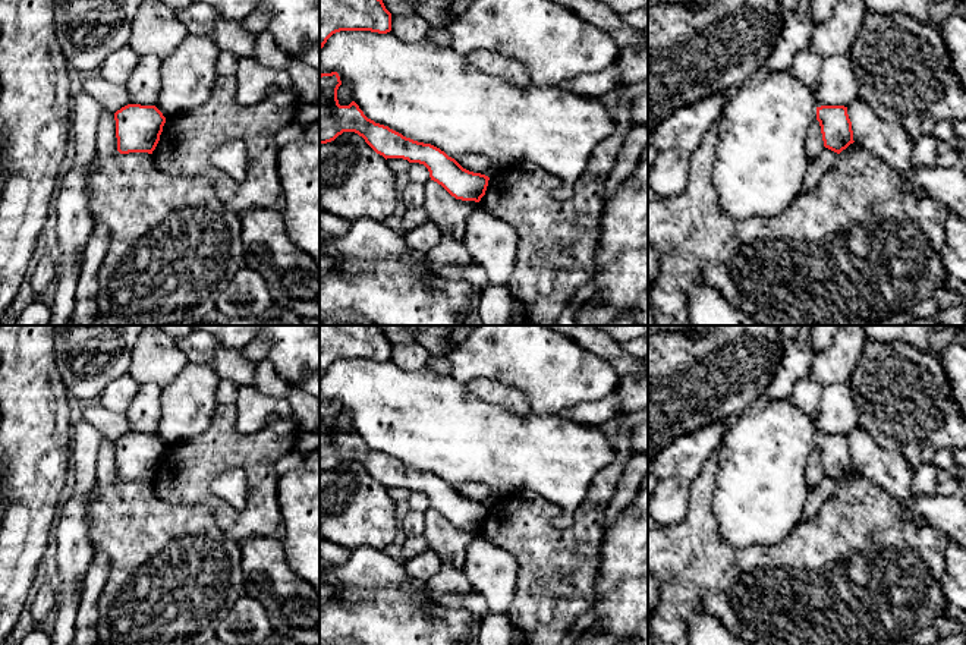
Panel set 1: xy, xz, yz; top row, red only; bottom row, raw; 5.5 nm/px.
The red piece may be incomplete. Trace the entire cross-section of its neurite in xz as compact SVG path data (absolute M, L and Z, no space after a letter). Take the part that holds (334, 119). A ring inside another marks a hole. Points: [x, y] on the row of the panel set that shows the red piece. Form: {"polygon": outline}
{"polygon": "M337 72L320 75L320 145L334 141L343 132L355 132L380 155L403 158L424 164L431 180L441 185L451 196L479 202L485 195L490 177L463 169L440 148L413 141L388 126L368 119L352 101L340 106L337 89L342 85Z"}

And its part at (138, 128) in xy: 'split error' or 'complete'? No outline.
complete

